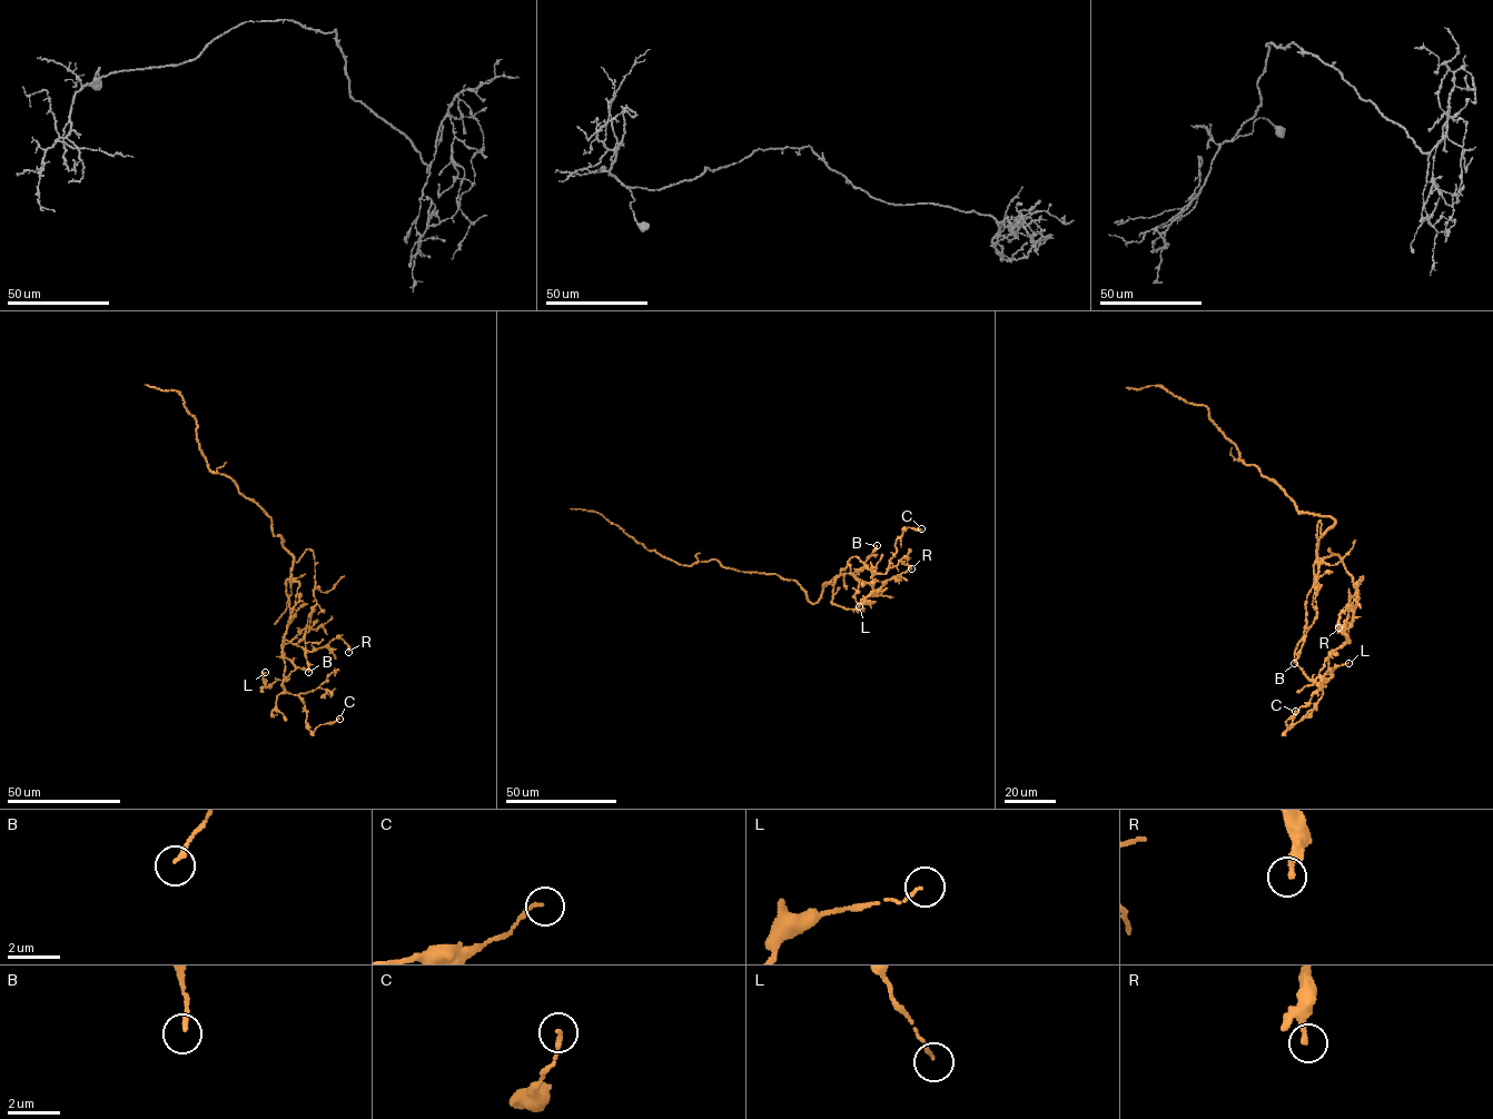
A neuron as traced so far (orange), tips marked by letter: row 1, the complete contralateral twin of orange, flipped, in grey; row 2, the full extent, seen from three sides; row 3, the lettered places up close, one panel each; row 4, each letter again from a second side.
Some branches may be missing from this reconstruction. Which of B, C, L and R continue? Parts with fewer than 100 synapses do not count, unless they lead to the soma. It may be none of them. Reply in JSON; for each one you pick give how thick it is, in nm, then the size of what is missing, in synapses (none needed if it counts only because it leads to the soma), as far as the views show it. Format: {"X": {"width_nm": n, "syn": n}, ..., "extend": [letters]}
{"extend": []}

